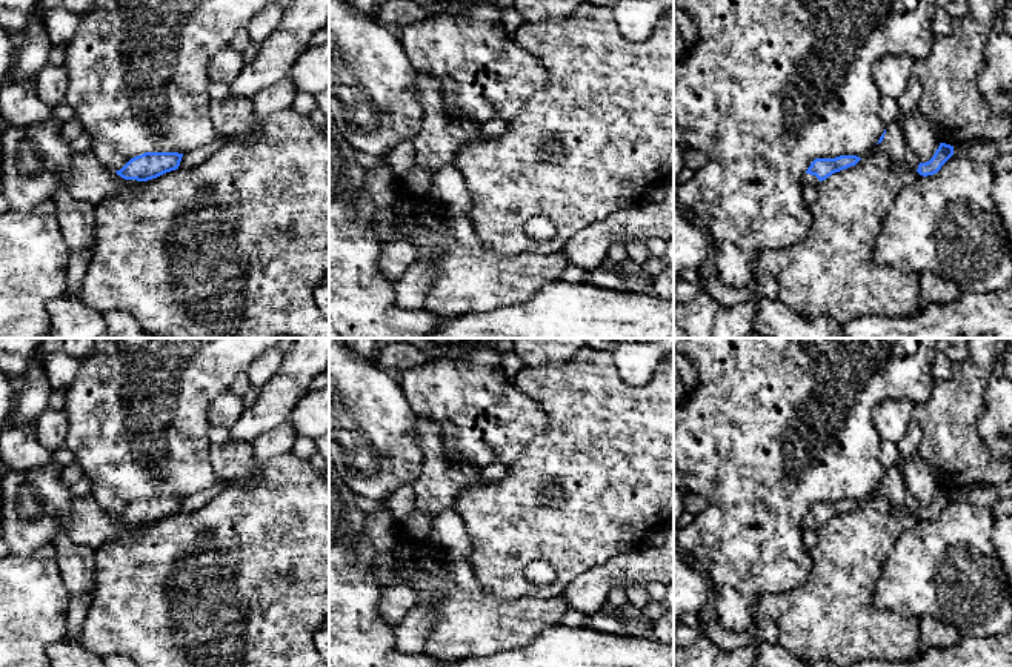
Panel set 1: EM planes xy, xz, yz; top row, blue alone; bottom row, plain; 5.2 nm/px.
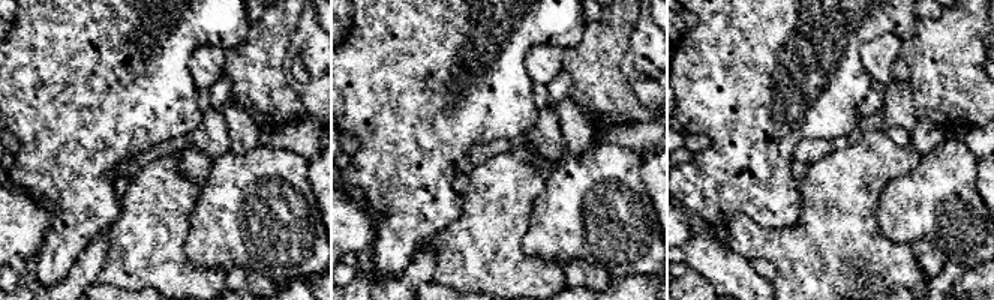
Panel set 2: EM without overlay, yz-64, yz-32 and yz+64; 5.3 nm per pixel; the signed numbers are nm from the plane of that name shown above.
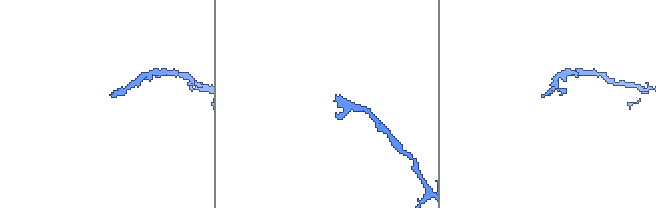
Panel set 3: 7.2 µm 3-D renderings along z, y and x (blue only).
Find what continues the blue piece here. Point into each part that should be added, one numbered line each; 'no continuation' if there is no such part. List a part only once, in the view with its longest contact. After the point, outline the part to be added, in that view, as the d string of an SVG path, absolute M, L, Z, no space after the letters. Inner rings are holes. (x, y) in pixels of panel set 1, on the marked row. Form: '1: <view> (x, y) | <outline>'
1: xy (91, 183) | M92 151L75 152L72 157L68 191L77 201L97 206L131 183L137 180L125 180L115 171L105 169Z

